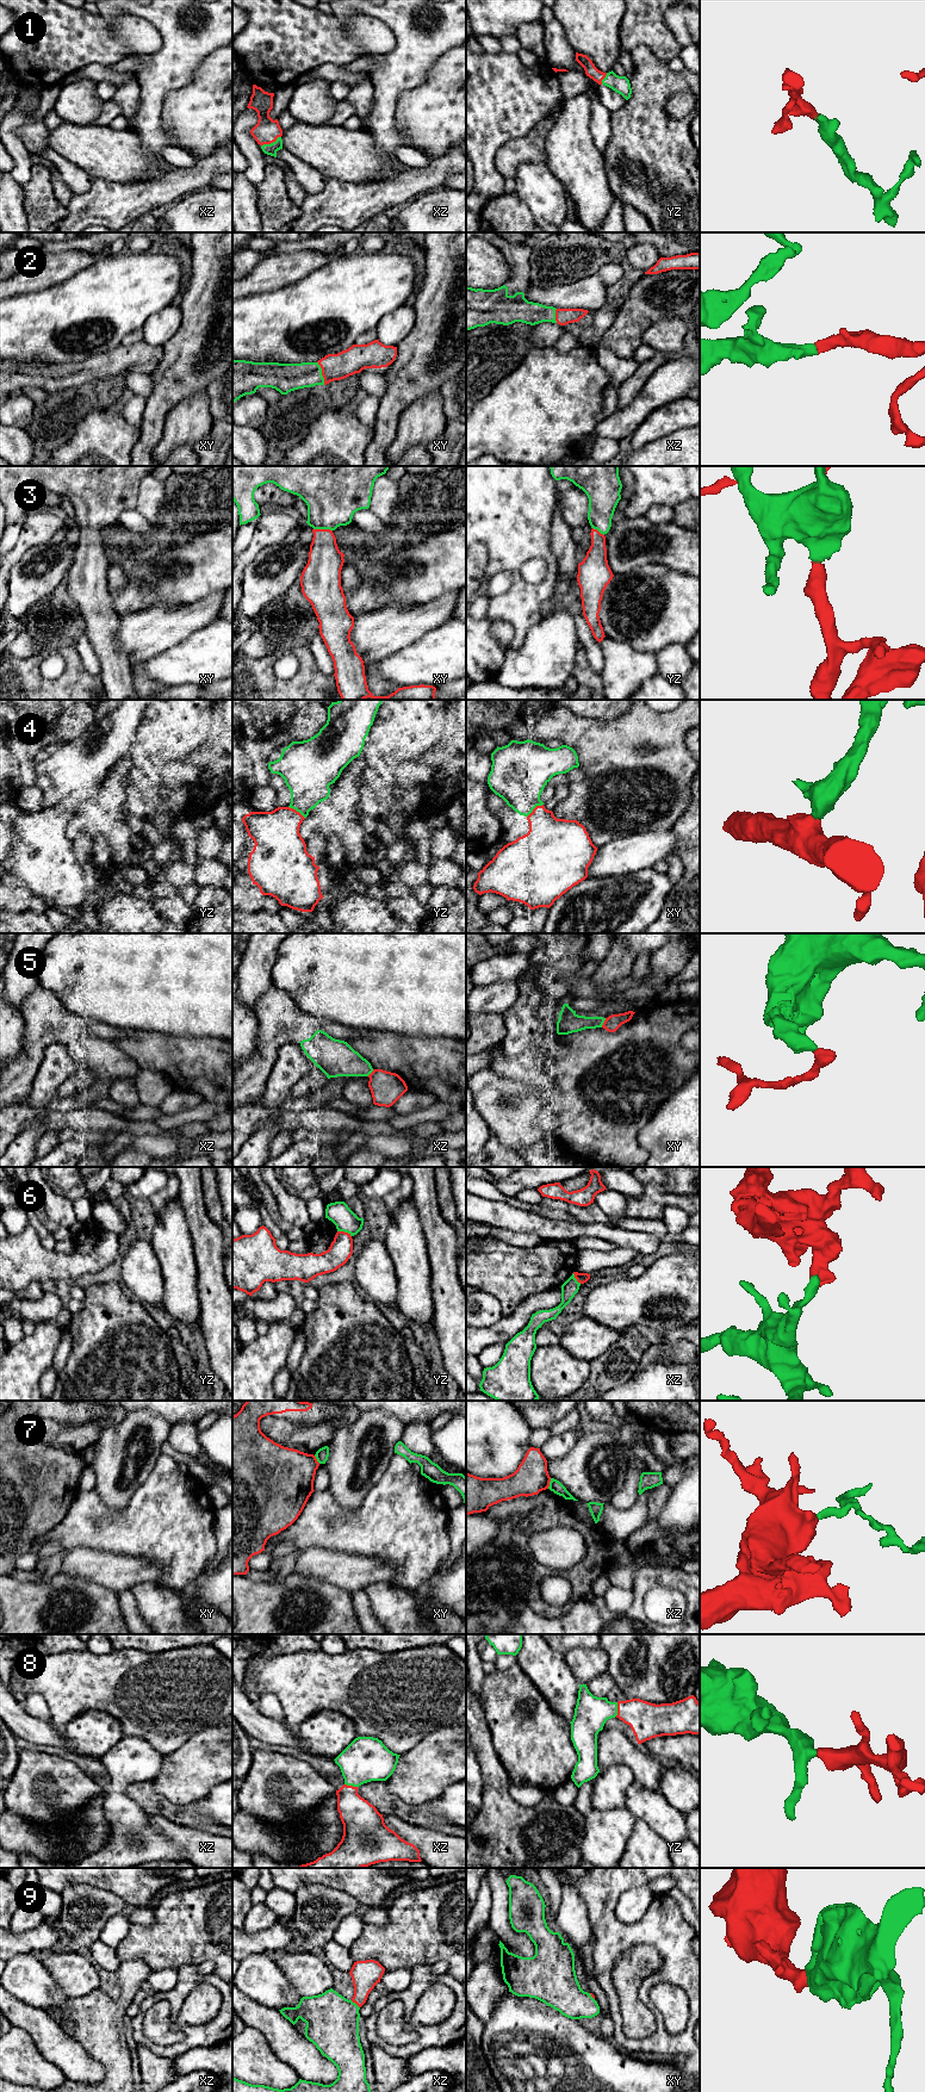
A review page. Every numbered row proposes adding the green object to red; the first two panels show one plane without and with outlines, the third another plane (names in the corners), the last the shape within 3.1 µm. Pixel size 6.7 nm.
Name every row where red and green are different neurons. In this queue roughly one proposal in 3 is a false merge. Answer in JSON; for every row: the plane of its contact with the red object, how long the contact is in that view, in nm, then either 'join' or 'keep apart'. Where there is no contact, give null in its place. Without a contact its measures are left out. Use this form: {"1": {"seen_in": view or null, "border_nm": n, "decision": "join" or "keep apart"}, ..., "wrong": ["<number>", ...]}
{"1": {"seen_in": "xz", "border_nm": 150, "decision": "join"}, "2": {"seen_in": "xy", "border_nm": 170, "decision": "join"}, "3": {"seen_in": "xy", "border_nm": 130, "decision": "join"}, "4": {"seen_in": "xy", "border_nm": 140, "decision": "join"}, "5": {"seen_in": "xy", "border_nm": 70, "decision": "keep apart"}, "6": {"seen_in": "yz", "border_nm": 100, "decision": "keep apart"}, "7": {"seen_in": "xz", "border_nm": 80, "decision": "keep apart"}, "8": {"seen_in": "yz", "border_nm": 100, "decision": "join"}, "9": {"seen_in": "xz", "border_nm": 80, "decision": "join"}, "wrong": ["5", "6", "7"]}

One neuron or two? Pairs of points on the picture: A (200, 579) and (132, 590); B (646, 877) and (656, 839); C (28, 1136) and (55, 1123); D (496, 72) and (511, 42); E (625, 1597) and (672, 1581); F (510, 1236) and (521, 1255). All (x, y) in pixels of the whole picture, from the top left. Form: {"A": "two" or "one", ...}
{"A": "one", "B": "two", "C": "two", "D": "two", "E": "two", "F": "two"}

